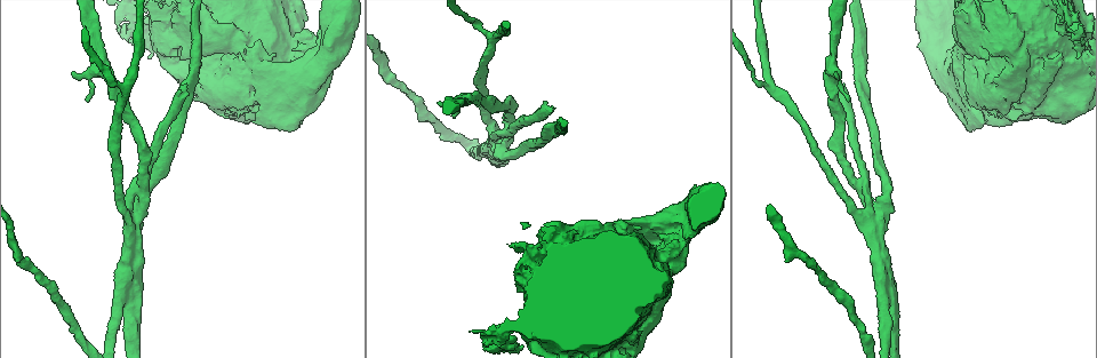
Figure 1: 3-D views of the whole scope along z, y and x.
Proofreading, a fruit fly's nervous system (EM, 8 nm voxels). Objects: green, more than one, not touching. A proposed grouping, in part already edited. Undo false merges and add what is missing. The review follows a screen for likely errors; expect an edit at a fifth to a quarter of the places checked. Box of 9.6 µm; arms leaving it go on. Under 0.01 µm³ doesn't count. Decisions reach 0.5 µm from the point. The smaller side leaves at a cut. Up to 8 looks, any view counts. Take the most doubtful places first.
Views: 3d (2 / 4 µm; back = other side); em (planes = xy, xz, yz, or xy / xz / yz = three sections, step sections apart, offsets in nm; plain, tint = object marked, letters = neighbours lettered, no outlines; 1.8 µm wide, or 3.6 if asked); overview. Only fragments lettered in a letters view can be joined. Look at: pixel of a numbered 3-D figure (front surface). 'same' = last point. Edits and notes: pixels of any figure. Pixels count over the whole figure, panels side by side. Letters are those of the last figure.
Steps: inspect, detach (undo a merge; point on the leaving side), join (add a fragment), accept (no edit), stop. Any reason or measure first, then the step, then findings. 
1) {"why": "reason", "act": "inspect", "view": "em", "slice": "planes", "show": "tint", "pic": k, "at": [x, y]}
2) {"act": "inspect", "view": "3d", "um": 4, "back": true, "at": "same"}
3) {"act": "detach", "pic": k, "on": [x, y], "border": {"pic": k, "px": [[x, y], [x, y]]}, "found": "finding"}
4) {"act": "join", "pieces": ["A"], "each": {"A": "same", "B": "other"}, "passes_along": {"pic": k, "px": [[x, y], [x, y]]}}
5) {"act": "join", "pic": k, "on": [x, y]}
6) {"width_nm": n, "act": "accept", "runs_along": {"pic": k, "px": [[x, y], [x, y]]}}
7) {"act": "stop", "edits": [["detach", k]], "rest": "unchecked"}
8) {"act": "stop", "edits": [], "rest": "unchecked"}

{"why": "thick turns thin", "act": "inspect", "view": "em", "um": 3.6, "slice": "planes", "show": "tint", "pic": 1, "at": [675, 252]}

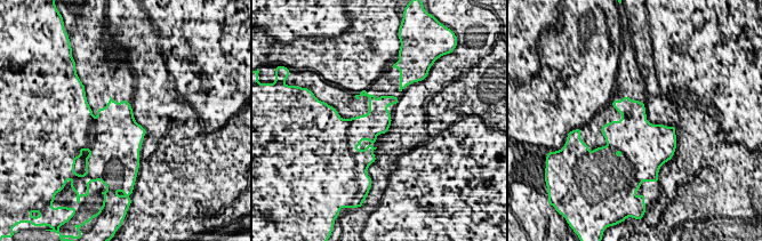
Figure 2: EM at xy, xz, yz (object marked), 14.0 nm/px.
{"act": "inspect", "view": "em", "um": 3.6, "slice": "planes", "show": "letters", "at": "same"}

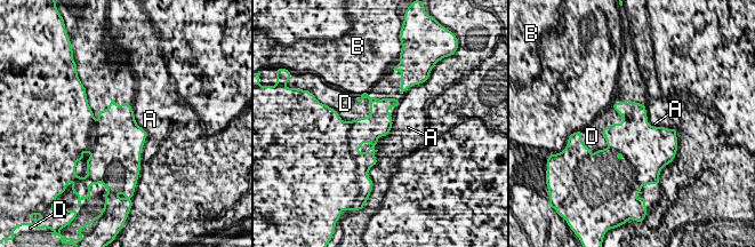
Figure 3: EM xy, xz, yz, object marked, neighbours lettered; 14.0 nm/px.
{"width_nm": 380, "act": "accept", "each": {"A": "other", "B": "other", "D": "other"}, "border": {"pic": 3, "px": [[399, 100], [347, 121]]}, "found": "all the same cell"}

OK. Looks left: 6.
{"why": "three-way junction", "act": "inspect", "view": "em", "slice": "planes", "show": "letters", "pic": 1, "at": [485, 153]}

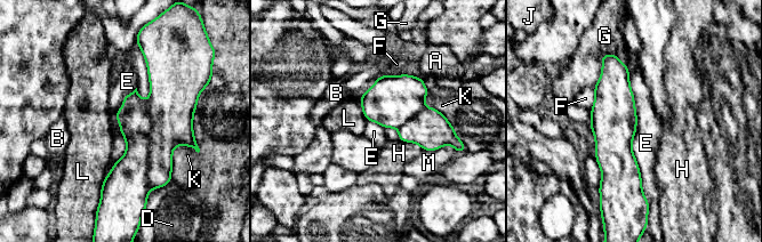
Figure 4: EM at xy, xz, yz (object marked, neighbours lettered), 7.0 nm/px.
{"act": "detach", "pic": 4, "on": [130, 172], "each": {"A": "other", "B": "other", "D": "other", "E": "other", "F": "other", "G": "other", "H": "other", "J": "other", "K": "other", "L": "other", "M": "other"}, "part_leaving": {"pic": 4, "px": [[610, 57], [614, 154], [628, 190]]}, "found": "two cells meet here"}

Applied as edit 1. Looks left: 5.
{"act": "inspect", "view": "em", "slice": "planes", "show": "tint", "pic": 1, "at": [1071, 31]}

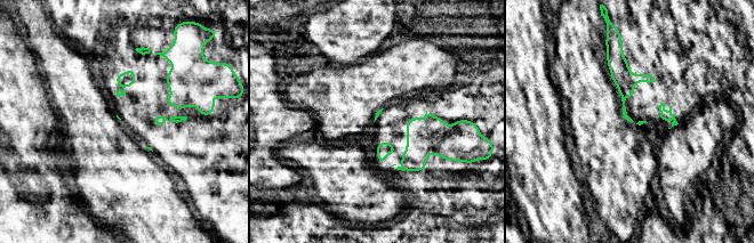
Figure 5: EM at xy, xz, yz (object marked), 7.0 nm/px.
{"act": "inspect", "view": "em", "slice": "planes", "show": "letters", "at": "same"}

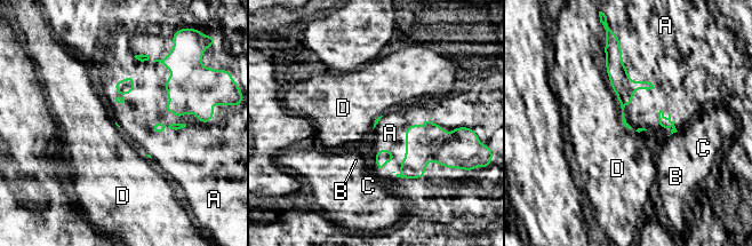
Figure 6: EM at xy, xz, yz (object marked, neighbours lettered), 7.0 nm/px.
{"act": "accept", "each": {"A": "other", "B": "other", "C": "other", "D": "other"}, "border": {"pic": 6, "px": [[431, 117], [407, 127], [396, 175]]}, "found": "none of them fits"}

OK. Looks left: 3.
{"act": "stop", "edits": [["detach", 4]], "rest": "unchecked"}

